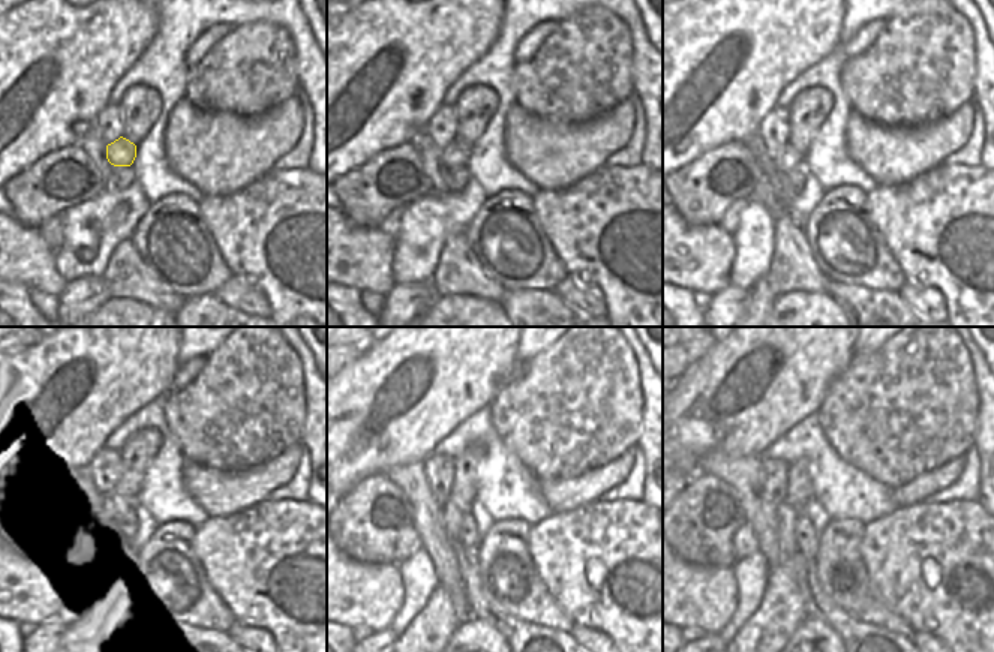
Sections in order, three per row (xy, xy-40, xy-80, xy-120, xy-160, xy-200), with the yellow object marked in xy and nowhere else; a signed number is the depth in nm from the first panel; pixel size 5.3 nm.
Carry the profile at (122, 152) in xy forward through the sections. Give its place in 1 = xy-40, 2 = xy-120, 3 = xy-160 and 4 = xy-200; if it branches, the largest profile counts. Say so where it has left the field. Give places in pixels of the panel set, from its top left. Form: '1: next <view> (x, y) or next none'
1: next xy-40 (455, 155)
2: next xy-120 (117, 502)
3: next xy-160 (452, 516)
4: next xy-200 (781, 610)

